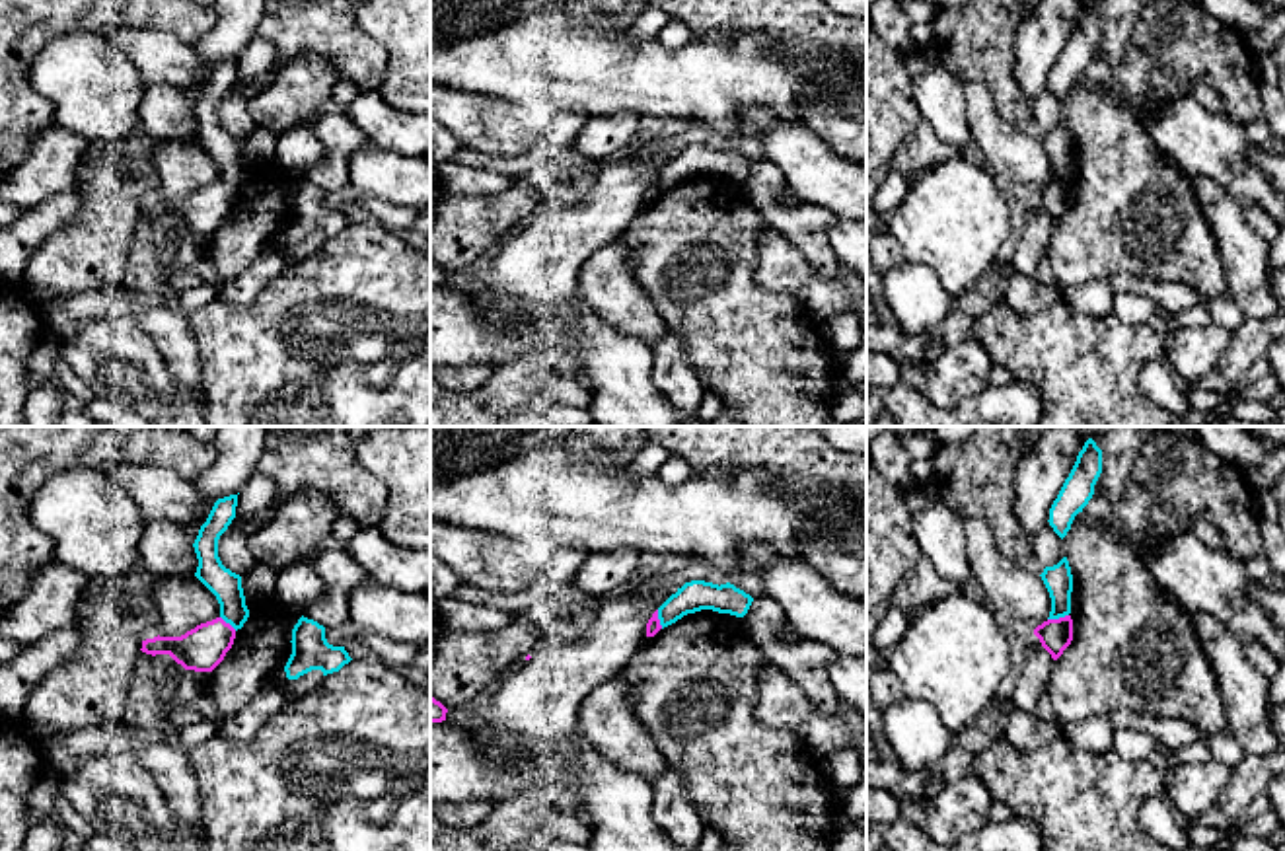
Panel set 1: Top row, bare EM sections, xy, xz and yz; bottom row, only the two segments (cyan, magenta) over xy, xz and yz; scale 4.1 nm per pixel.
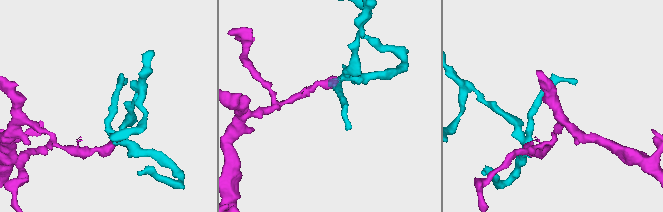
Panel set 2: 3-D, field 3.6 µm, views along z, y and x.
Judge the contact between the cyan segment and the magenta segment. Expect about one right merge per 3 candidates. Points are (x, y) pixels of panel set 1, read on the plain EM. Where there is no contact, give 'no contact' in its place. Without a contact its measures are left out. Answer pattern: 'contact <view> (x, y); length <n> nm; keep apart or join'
contact yz (1058, 182); length 90 nm; keep apart

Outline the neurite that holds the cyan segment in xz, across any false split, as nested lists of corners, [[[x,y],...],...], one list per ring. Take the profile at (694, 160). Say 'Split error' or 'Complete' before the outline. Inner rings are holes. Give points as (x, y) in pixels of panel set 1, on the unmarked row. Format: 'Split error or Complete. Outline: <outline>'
Complete. Outline: [[[691,144],[678,152],[678,156],[658,171],[658,183],[664,193],[683,179],[701,173],[744,181],[752,166],[753,162],[750,158],[730,146],[718,150],[705,144]]]

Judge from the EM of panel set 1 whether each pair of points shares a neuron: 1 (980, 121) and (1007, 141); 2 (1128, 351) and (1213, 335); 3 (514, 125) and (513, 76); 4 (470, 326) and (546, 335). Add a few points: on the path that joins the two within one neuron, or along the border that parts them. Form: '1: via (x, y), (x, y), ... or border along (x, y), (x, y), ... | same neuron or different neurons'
1: via (986, 125), (1001, 141) | same neuron
2: border along (1173, 332), (1165, 359) | different neurons
3: border along (470, 90), (520, 104), (526, 110) | different neurons
4: via (489, 339), (520, 339), (526, 335) | same neuron

